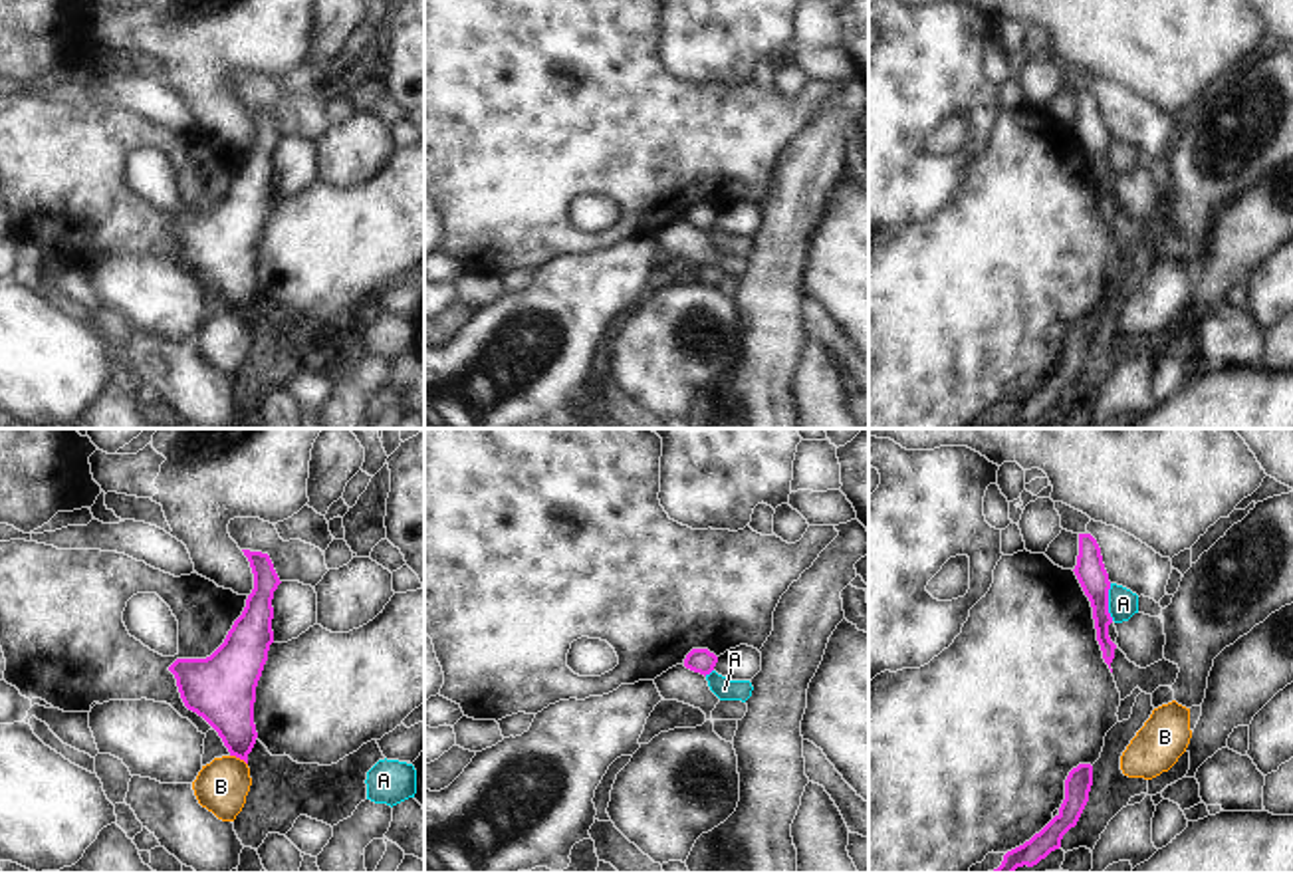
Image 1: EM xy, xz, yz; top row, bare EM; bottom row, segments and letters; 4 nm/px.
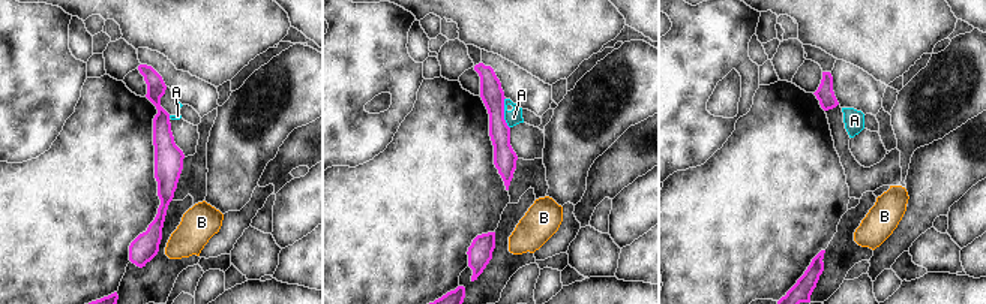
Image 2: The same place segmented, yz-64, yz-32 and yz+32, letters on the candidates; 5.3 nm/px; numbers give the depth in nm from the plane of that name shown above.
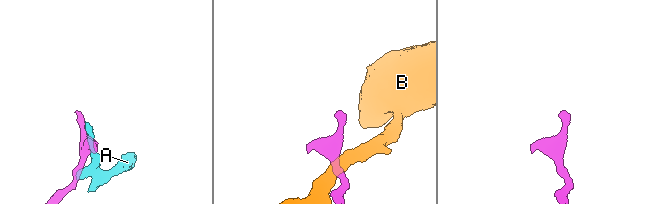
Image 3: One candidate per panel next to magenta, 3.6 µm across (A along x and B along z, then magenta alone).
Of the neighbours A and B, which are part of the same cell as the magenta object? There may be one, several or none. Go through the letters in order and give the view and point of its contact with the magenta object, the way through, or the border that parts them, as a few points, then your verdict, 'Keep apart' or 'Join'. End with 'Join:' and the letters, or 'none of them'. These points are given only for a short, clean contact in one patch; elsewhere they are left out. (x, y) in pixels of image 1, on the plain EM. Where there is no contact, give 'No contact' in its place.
A: Touches magenta at yz (1107, 157). Boundary: yz (1109, 139), (1109, 171), (1113, 175). Keep apart
B: Touches magenta at xy (238, 312). Keep apart
Join: none of them.

